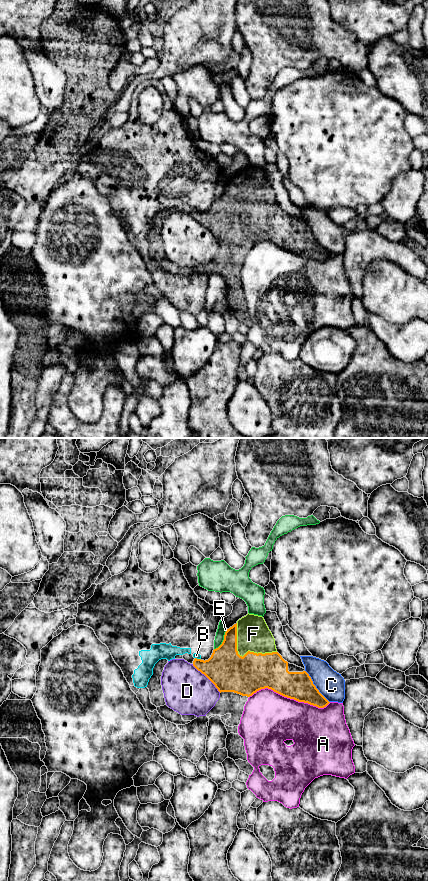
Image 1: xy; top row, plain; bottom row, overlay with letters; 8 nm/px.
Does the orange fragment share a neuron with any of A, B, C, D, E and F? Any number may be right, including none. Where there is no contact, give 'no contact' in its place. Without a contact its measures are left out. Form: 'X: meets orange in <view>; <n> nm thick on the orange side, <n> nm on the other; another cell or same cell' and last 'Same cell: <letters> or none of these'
A: meets orange in xy; 260 nm thick on the orange side, 420 nm on the other; another cell
B: meets orange in xy; 320 nm thick on the orange side, 50 nm on the other; another cell
C: meets orange in xy; 220 nm thick on the orange side, 220 nm on the other; another cell
D: meets orange in xy; 320 nm thick on the orange side, 380 nm on the other; another cell
E: meets orange in xy; 320 nm thick on the orange side, 70 nm on the other; another cell
F: meets orange in xy; 320 nm thick on the orange side, 260 nm on the other; same cell
Same cell: F

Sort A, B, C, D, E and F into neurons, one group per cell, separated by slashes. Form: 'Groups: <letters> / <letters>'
Groups: A / B D / C / E / F

